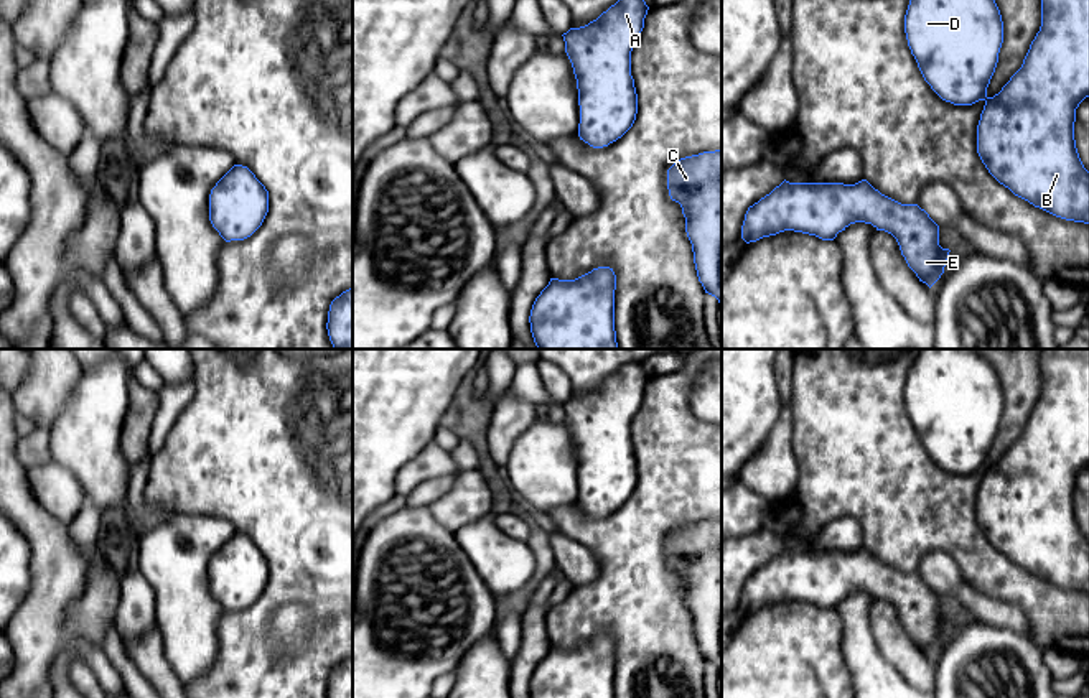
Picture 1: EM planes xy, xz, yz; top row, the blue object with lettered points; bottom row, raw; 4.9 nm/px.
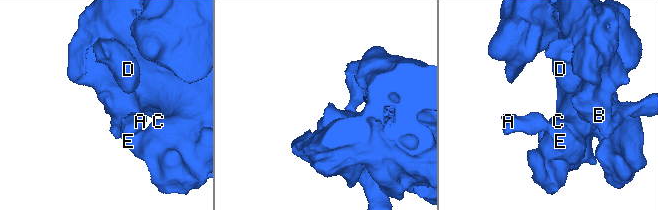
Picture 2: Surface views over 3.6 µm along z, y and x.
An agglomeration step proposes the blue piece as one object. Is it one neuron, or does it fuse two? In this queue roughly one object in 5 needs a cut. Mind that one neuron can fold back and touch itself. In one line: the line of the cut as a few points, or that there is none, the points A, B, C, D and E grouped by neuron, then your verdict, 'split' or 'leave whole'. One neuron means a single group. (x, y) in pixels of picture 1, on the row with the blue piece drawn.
no cut | A B C D E | leave whole

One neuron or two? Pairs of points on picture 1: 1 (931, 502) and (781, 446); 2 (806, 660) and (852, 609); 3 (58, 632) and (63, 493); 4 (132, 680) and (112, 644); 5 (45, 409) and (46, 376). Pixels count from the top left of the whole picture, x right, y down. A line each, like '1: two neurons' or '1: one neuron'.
1: two neurons
2: two neurons
3: two neurons
4: one neuron
5: one neuron

